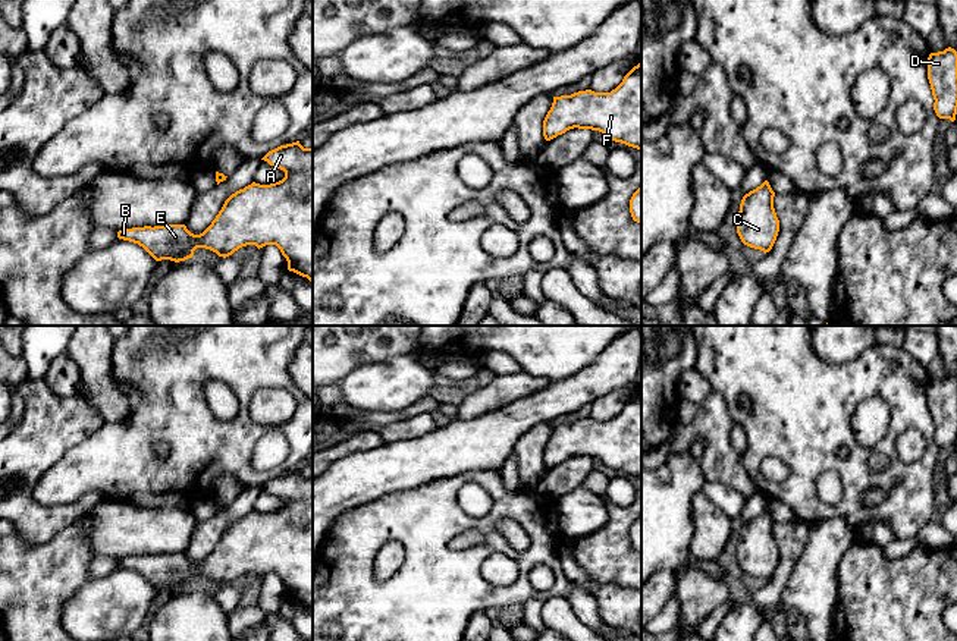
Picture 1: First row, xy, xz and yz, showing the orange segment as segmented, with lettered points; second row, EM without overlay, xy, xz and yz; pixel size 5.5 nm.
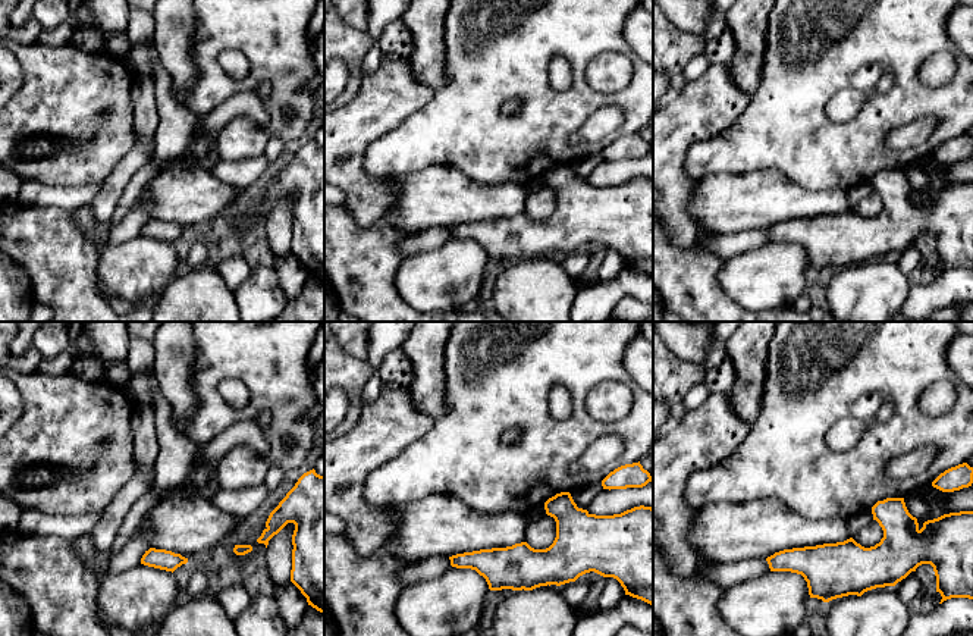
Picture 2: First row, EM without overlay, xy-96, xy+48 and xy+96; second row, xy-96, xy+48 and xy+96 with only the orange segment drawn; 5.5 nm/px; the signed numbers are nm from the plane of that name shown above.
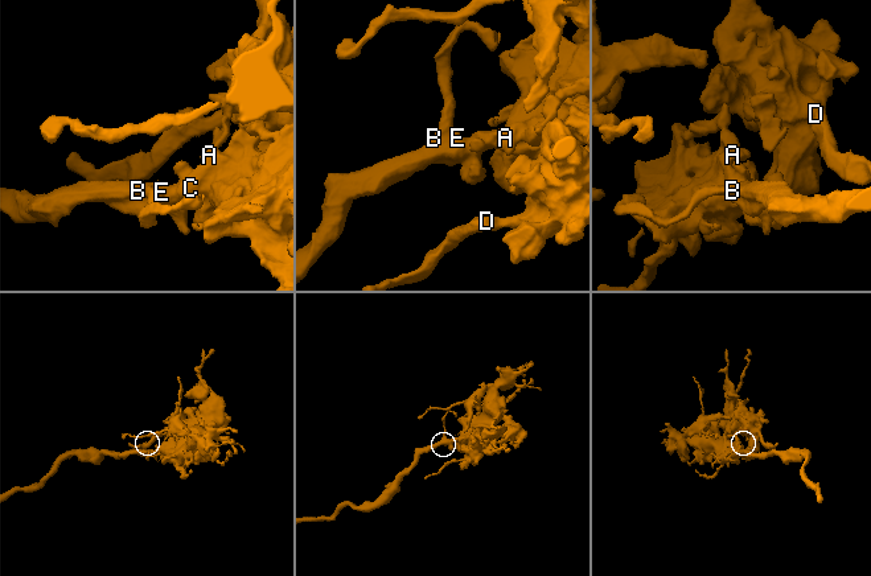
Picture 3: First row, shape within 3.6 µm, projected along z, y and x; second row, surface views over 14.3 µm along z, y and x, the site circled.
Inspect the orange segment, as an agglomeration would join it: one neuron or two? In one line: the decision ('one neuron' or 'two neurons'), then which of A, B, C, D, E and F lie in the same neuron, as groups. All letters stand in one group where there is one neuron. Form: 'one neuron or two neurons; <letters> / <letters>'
one neuron; A B C D E F

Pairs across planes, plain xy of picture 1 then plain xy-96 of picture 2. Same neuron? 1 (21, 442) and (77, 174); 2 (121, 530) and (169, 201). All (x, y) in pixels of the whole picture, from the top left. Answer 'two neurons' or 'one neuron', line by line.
1: one neuron
2: one neuron

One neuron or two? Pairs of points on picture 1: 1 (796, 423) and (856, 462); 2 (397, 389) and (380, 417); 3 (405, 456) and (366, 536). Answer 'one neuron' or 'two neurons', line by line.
1: one neuron
2: two neurons
3: two neurons

